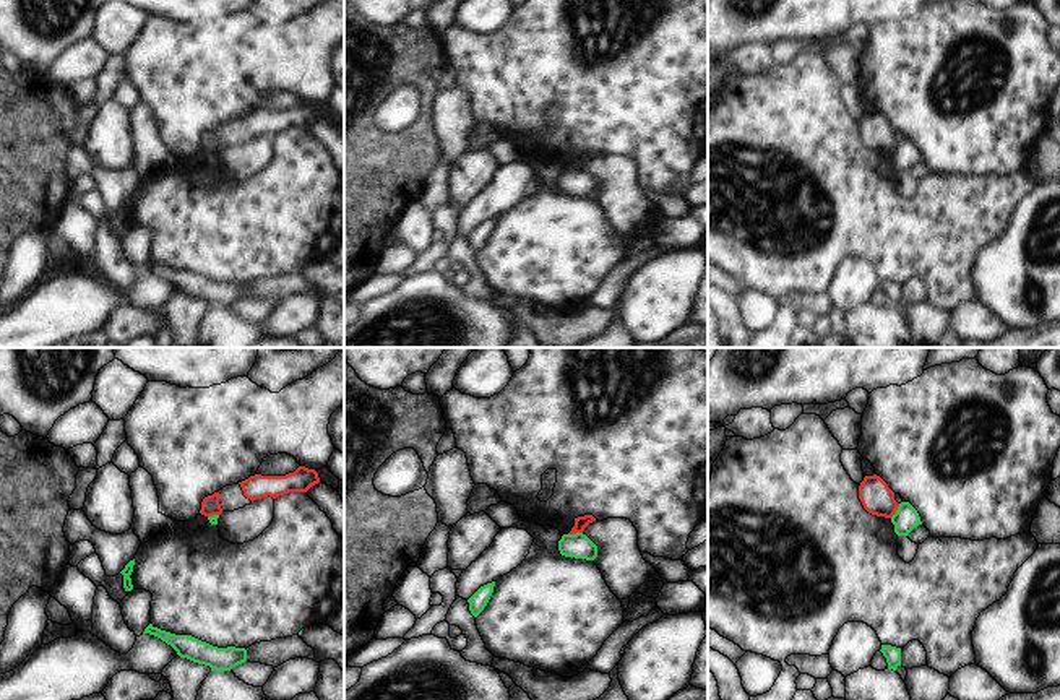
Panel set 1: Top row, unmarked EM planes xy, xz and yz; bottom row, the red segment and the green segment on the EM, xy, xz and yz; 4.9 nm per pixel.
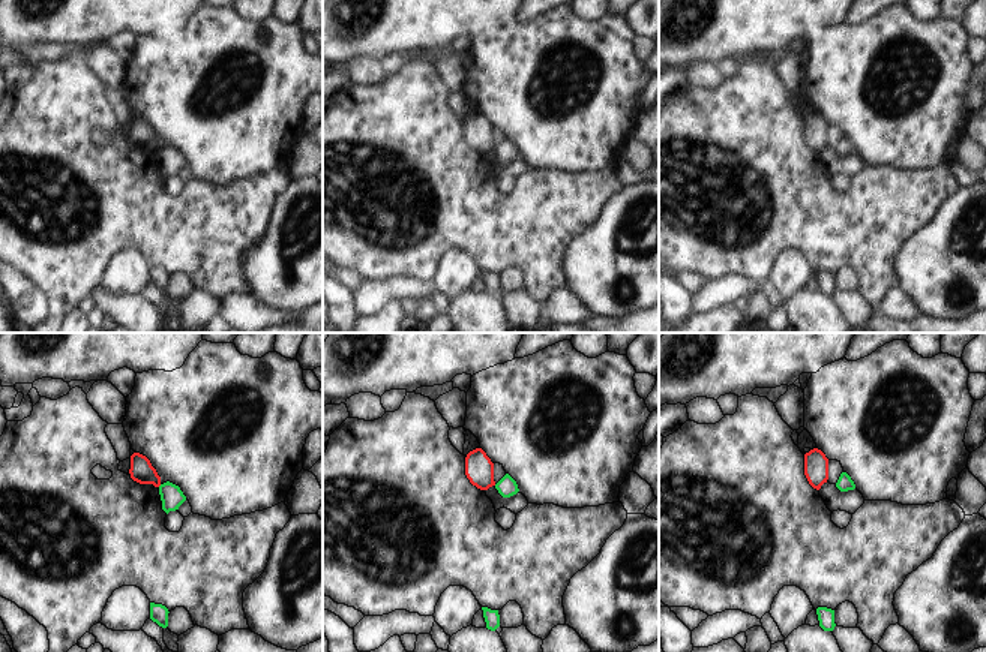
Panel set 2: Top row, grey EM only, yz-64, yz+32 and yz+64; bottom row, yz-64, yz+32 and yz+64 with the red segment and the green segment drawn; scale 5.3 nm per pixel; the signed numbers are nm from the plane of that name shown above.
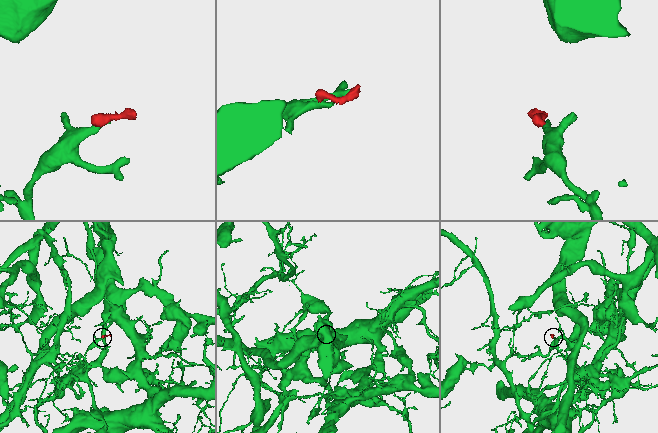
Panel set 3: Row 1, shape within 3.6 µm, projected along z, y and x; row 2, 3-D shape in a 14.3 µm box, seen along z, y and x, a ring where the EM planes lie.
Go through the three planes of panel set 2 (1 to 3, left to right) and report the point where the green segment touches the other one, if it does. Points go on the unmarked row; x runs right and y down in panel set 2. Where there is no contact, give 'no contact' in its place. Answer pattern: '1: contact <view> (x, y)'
1: no contact
2: no contact
3: no contact

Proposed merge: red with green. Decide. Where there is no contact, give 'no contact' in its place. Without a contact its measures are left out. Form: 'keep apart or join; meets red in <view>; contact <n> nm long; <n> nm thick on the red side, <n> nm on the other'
keep apart; meets red in xz; contact 70 nm long; 60 nm thick on the red side, 120 nm on the other

